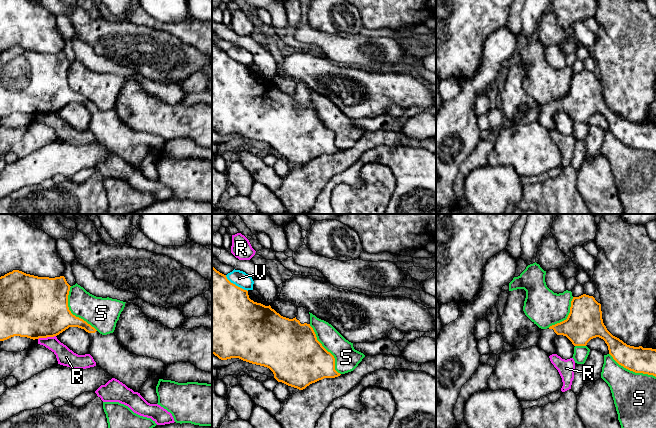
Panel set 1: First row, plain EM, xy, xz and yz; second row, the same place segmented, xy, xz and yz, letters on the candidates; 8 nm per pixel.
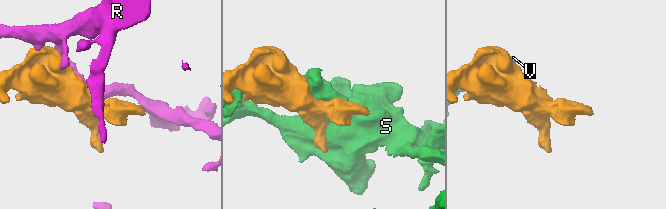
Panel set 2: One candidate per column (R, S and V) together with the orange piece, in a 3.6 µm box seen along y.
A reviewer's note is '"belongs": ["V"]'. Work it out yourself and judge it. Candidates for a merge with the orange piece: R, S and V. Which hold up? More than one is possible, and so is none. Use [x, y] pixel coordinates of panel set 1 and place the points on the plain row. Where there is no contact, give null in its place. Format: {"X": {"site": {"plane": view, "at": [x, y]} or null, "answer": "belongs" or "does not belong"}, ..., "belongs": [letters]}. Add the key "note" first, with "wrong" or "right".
{"note": "wrong", "R": {"site": {"plane": "xy", "at": [46, 113]}, "answer": "does not belong"}, "S": {"site": {"plane": "xy", "at": [70, 88]}, "answer": "does not belong"}, "V": {"site": {"plane": "xz", "at": [235, 61]}, "answer": "does not belong"}, "belongs": []}

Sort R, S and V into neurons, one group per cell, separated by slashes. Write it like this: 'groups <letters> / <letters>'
groups R / S / V

